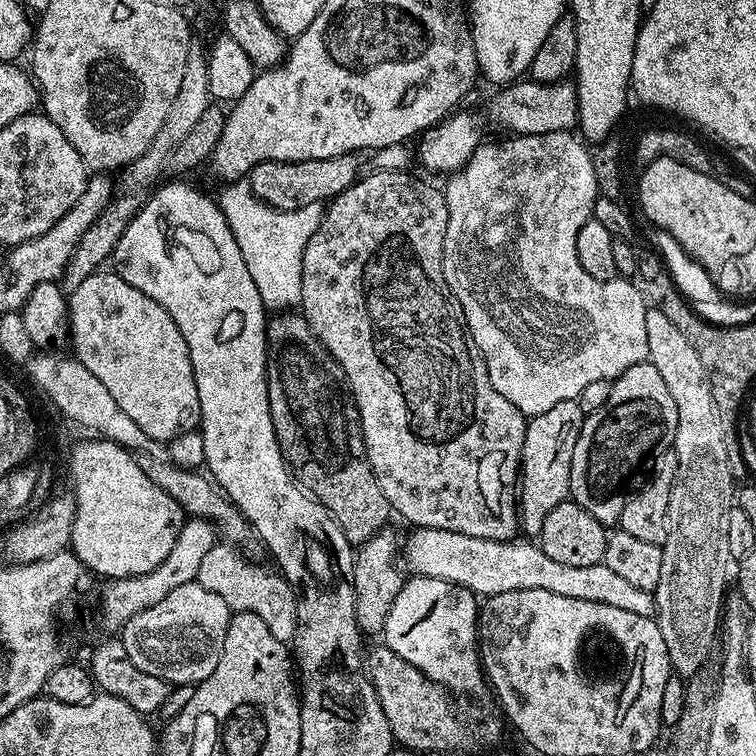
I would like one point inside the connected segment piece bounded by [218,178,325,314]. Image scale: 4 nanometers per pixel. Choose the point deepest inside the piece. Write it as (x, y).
(272, 241)

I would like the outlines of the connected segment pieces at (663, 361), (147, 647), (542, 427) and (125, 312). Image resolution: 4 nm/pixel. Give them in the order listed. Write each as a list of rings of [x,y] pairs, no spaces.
[[[649,307],[646,314],[646,346],[648,347],[647,363],[658,366],[658,374],[662,374],[666,386],[670,390],[670,395],[674,397],[674,406],[678,406],[678,426],[676,427],[676,443],[674,451],[676,453],[676,461],[678,462],[678,470],[674,474],[674,486],[670,490],[670,506],[668,507],[668,533],[662,545],[662,578],[658,578],[658,586],[654,593],[656,602],[656,611],[654,619],[656,624],[662,630],[662,638],[666,644],[668,651],[668,660],[672,664],[672,672],[677,677],[687,678],[694,675],[699,668],[705,667],[708,651],[712,648],[712,642],[717,641],[718,631],[722,626],[722,607],[726,599],[726,591],[724,587],[730,584],[730,565],[733,563],[730,554],[730,546],[728,545],[728,519],[730,518],[730,510],[734,507],[734,477],[730,470],[730,462],[726,462],[726,438],[722,438],[722,422],[718,414],[718,406],[714,402],[714,394],[710,390],[710,382],[708,381],[708,371],[706,366],[702,366],[702,358],[698,358],[698,350],[694,350],[694,346],[690,346],[690,341],[686,338],[686,334],[682,334],[682,330],[678,330],[678,326],[674,326],[674,322],[670,322],[670,318],[666,318],[666,314],[662,314],[657,308]]]
[[[198,582],[170,590],[162,602],[154,602],[154,606],[142,610],[142,614],[134,614],[134,618],[124,624],[122,639],[130,662],[134,662],[138,670],[162,678],[169,686],[202,683],[214,674],[214,666],[218,666],[222,654],[222,642],[226,642],[230,619],[228,602]]]
[[[579,399],[557,402],[546,414],[538,414],[528,420],[526,438],[522,442],[520,482],[518,485],[518,511],[523,535],[539,537],[542,522],[563,500],[570,496],[570,462],[574,458],[574,446],[578,446],[578,434],[584,425],[585,413]]]
[[[99,270],[70,292],[66,307],[70,321],[70,345],[76,351],[72,351],[75,360],[86,366],[110,390],[111,397],[118,402],[123,413],[128,414],[143,433],[167,442],[184,432],[193,431],[199,425],[198,386],[194,382],[186,338],[182,338],[182,330],[178,330],[174,318],[170,318],[170,314],[166,314],[154,298],[146,298],[142,290],[134,290],[134,286],[130,286],[130,282],[123,280],[116,271]]]

